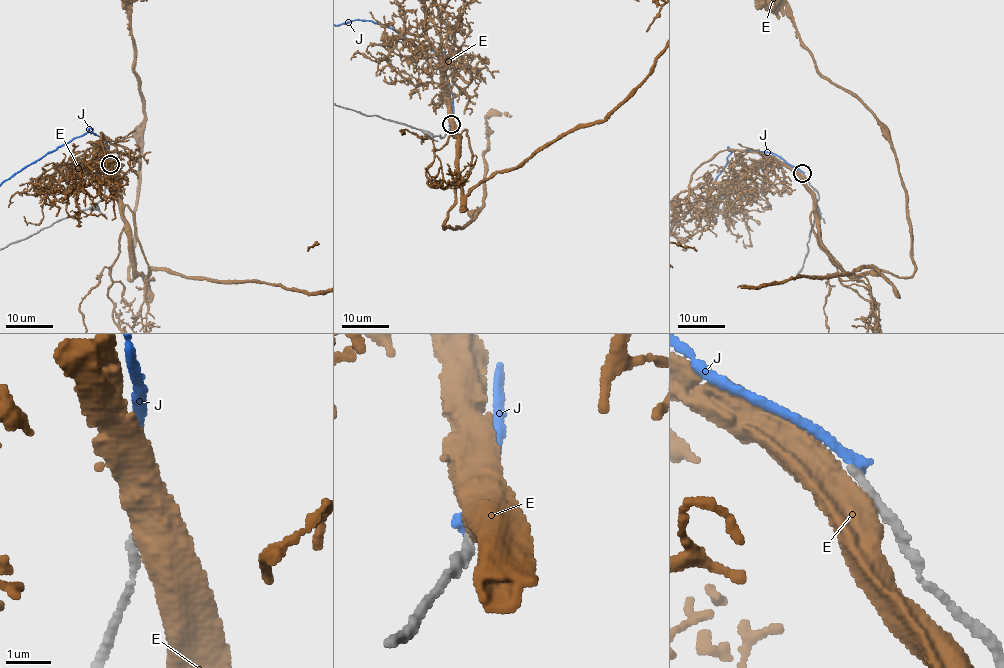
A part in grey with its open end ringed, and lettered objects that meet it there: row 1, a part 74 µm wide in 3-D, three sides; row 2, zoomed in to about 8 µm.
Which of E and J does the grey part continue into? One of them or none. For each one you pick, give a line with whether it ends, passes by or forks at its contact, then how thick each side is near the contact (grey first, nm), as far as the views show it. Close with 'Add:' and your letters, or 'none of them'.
Add: none of them

